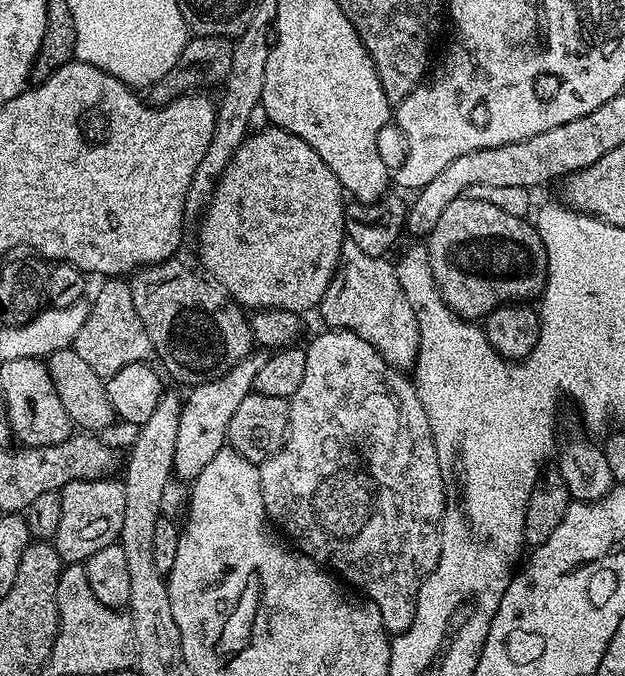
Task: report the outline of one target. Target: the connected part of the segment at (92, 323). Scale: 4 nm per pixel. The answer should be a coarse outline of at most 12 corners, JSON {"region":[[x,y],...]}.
{"region":[[131,283],[91,297],[74,347],[107,378],[153,355]]}

